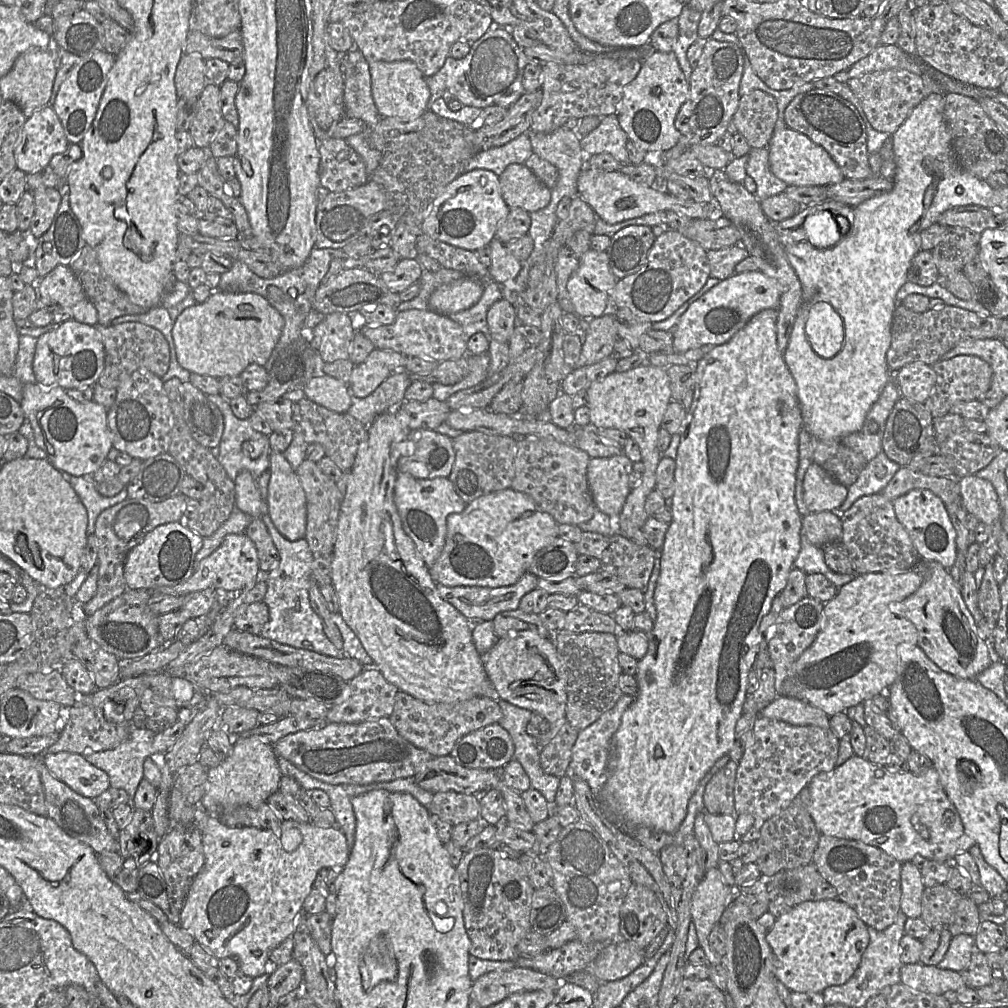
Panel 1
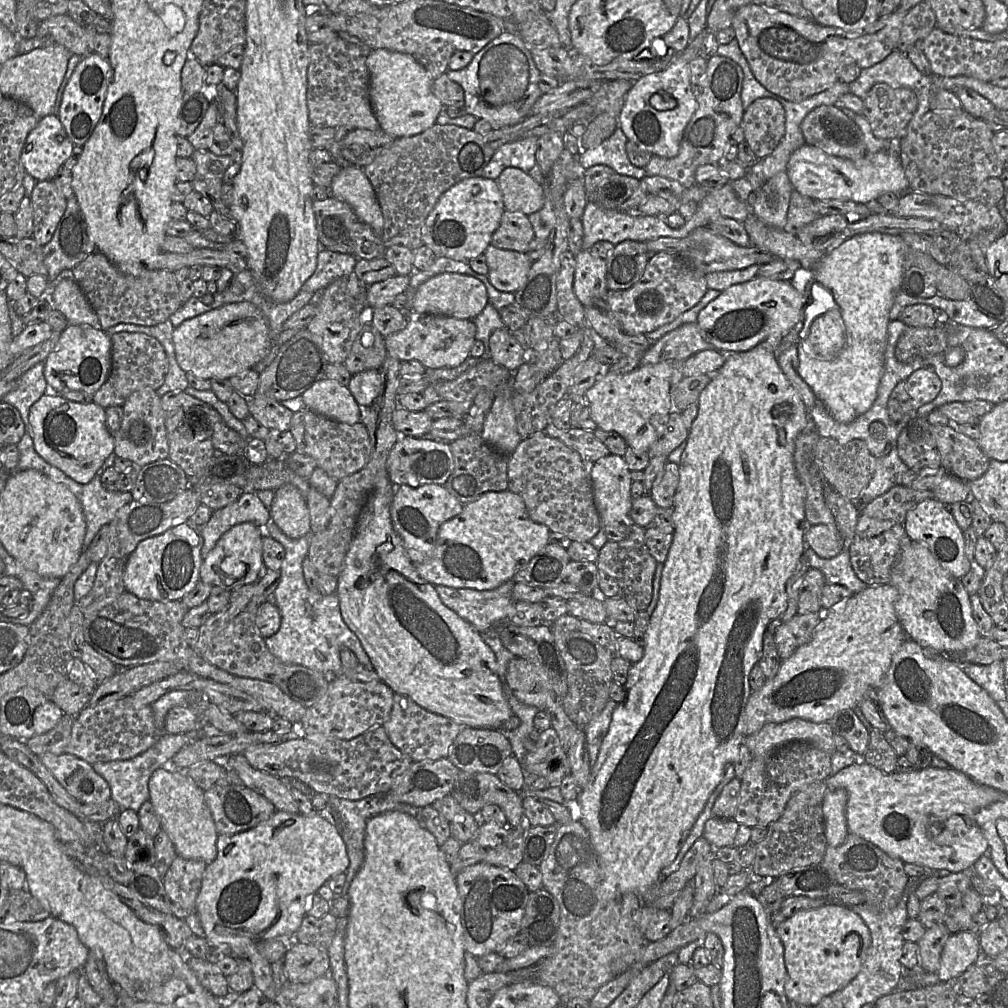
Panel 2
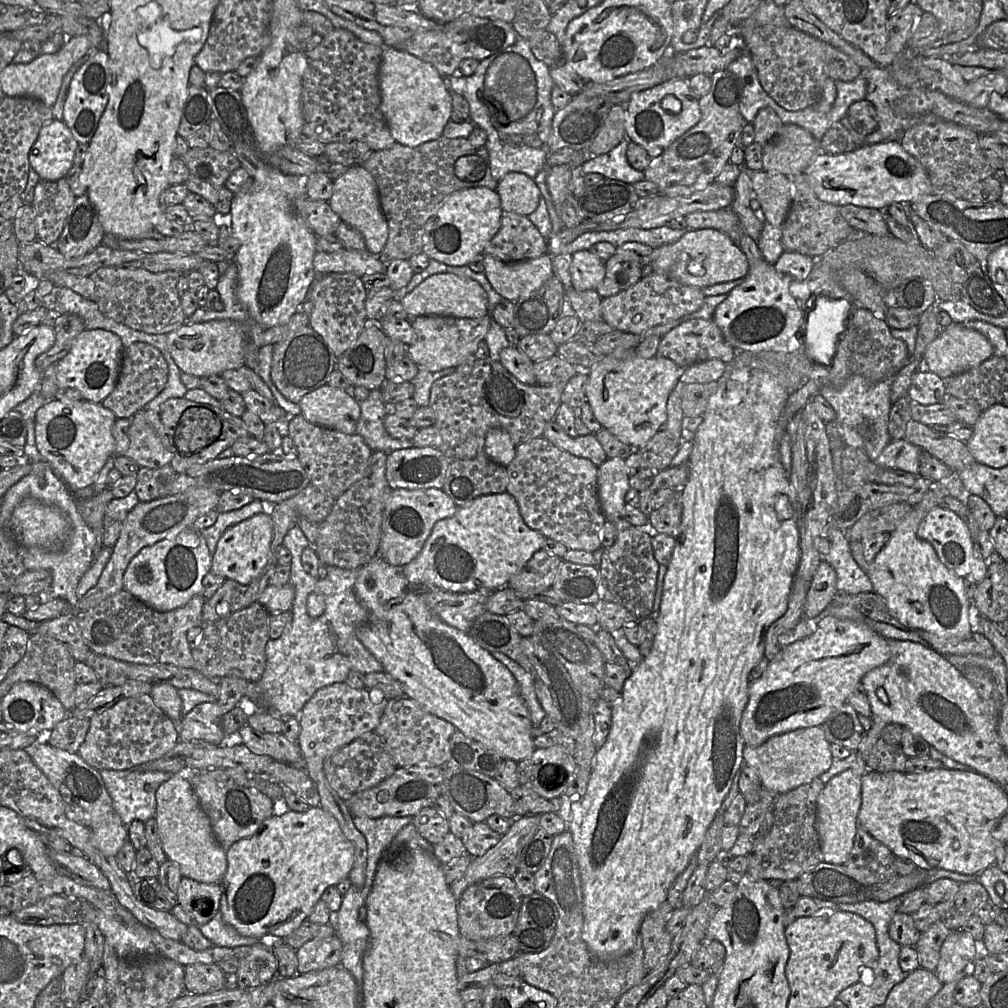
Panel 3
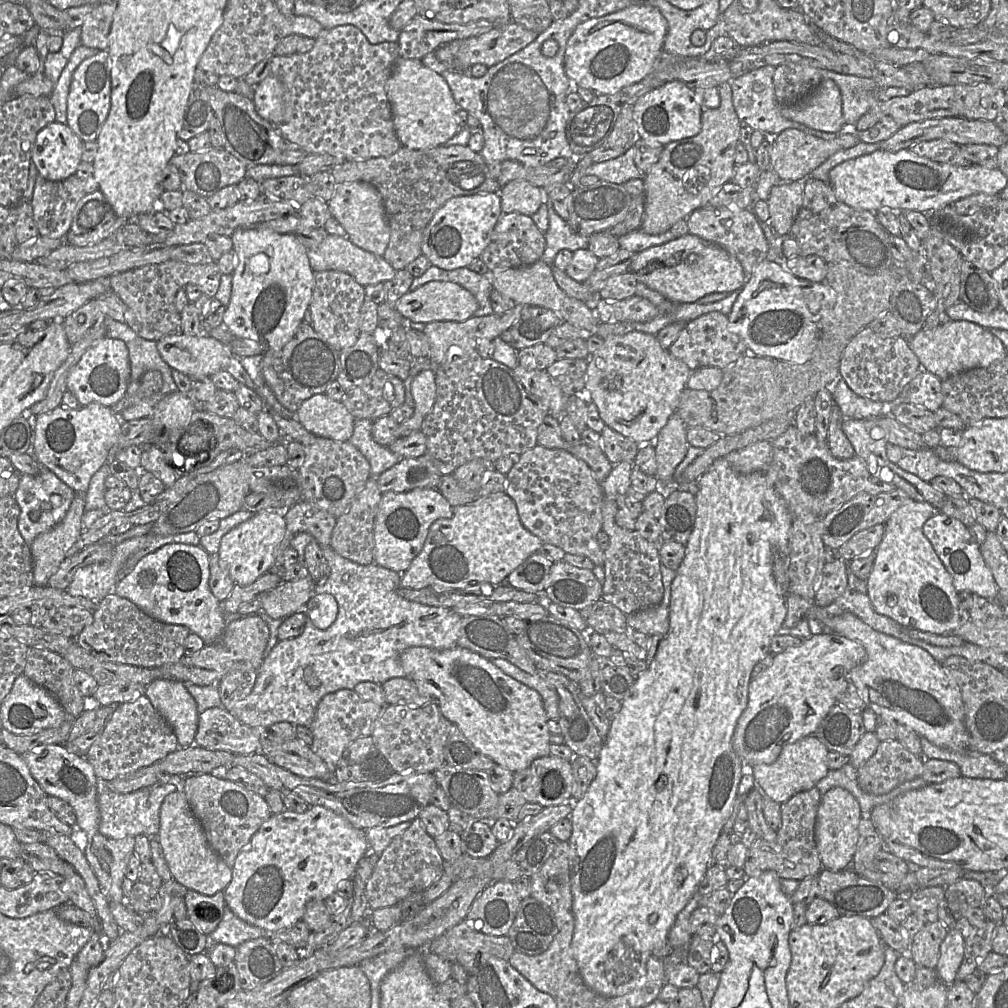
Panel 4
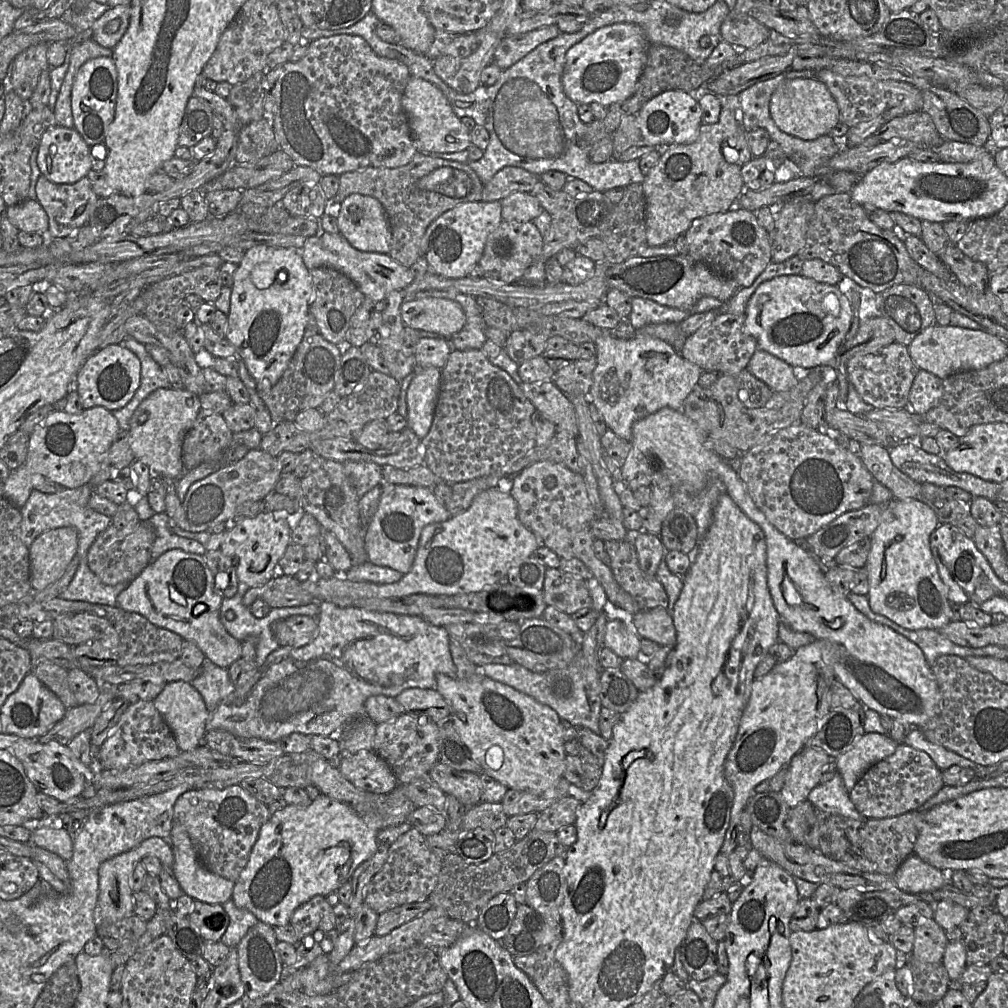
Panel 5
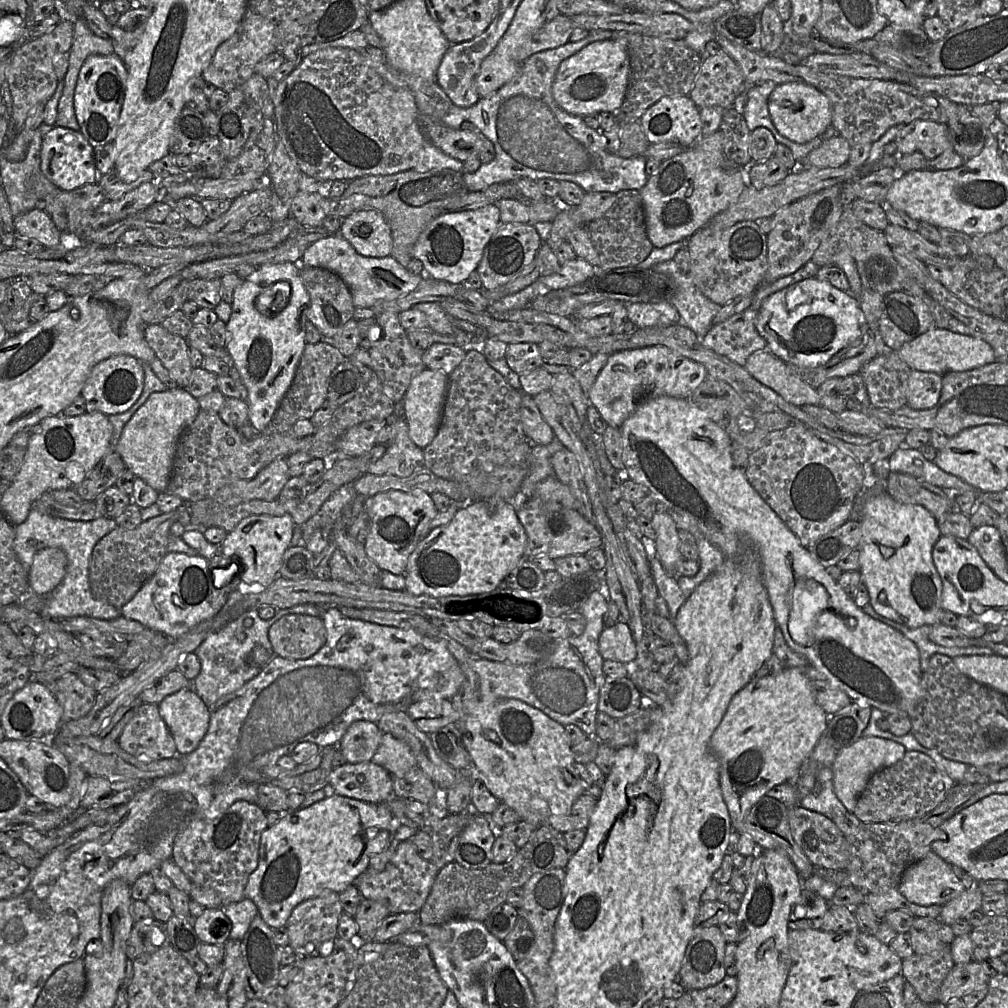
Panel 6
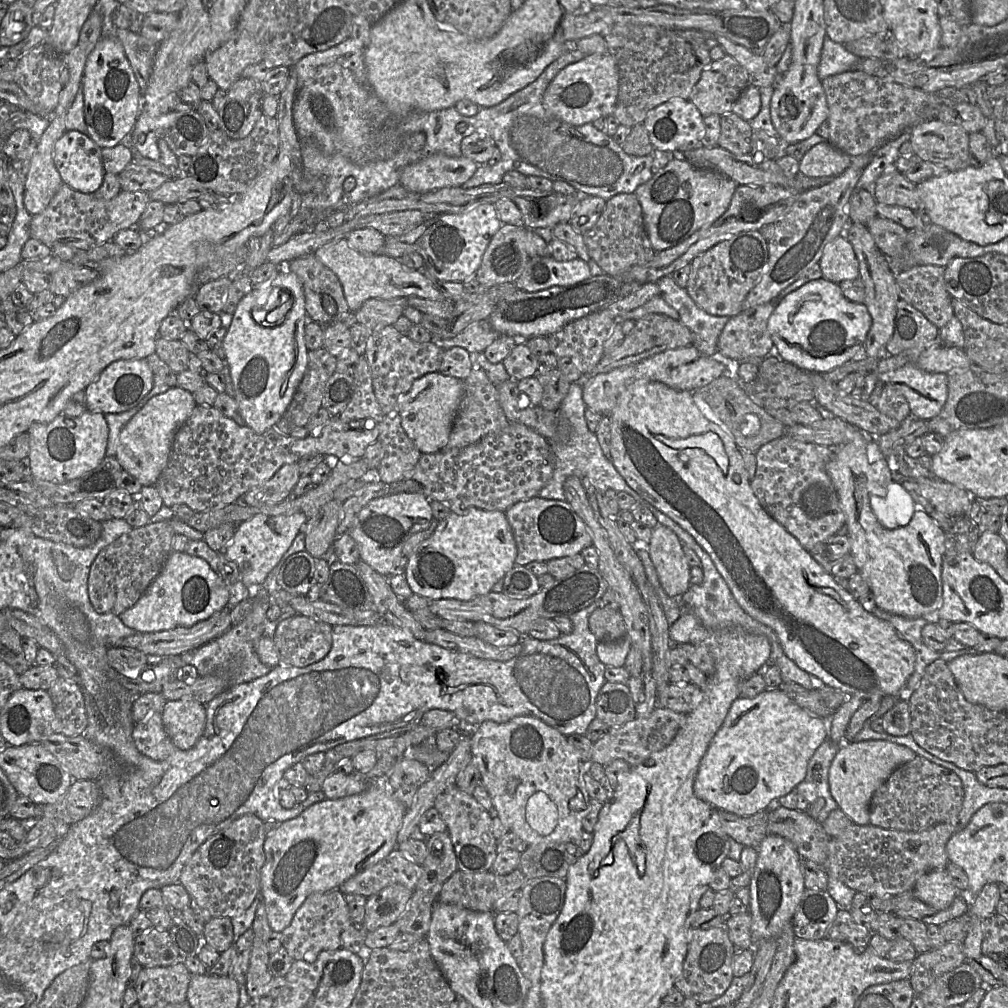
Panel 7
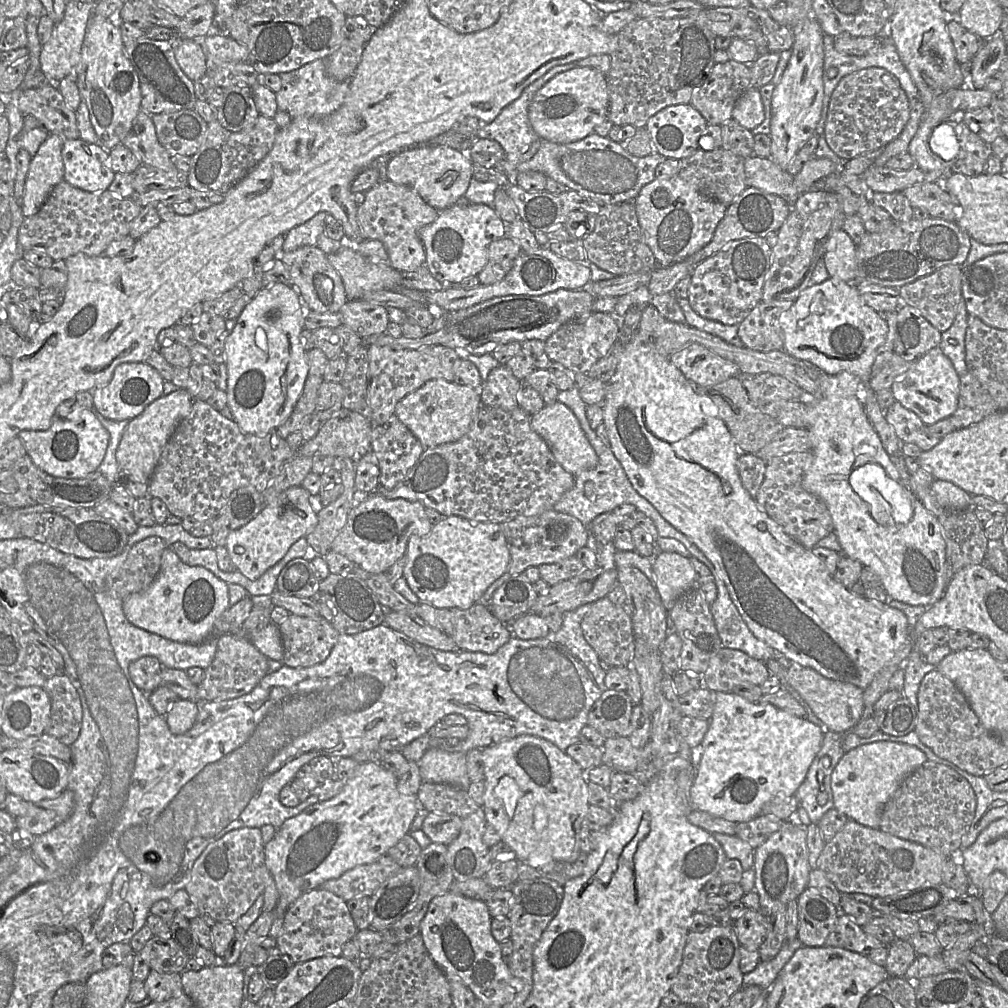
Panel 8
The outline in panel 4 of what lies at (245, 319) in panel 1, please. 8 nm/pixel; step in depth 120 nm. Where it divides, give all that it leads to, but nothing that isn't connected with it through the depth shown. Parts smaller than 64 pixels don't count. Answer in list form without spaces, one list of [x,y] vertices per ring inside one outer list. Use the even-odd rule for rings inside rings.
[[[171,334],[157,341],[162,359],[190,376],[211,375],[225,369],[231,355],[228,347],[209,335]]]

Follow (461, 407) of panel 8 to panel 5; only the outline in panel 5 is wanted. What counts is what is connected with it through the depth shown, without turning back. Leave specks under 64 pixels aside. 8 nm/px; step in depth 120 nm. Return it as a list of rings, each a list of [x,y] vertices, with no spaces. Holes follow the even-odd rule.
[[[417,368],[407,391],[407,426],[424,439],[432,426],[439,397],[441,369]]]

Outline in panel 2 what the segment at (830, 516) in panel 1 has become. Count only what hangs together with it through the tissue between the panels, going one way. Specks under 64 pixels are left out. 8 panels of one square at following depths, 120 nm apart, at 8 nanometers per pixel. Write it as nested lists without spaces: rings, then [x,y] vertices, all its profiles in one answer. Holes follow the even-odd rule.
[[[827,524],[808,525],[805,532],[806,546],[822,558],[838,555],[846,545],[837,526]]]

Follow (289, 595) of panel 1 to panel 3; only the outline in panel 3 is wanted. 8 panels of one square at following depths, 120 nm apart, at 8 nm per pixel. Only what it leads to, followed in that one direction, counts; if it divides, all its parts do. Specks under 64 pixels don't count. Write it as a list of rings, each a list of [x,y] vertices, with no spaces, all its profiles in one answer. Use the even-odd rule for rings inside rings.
[[[298,525],[291,527],[283,539],[282,545],[292,556],[288,582],[295,590],[290,610],[292,620],[279,638],[269,639],[267,642],[265,670],[256,682],[259,693],[257,710],[268,711],[281,718],[298,717],[317,690],[346,681],[350,671],[358,671],[364,675],[384,671],[382,664],[357,637],[357,628],[368,618],[367,609],[354,592],[358,569],[326,566],[328,573],[325,578],[310,576],[304,570],[301,560],[302,552],[309,544]],[[310,594],[319,594],[325,599],[325,611],[317,618],[310,617],[307,612],[307,599]]]

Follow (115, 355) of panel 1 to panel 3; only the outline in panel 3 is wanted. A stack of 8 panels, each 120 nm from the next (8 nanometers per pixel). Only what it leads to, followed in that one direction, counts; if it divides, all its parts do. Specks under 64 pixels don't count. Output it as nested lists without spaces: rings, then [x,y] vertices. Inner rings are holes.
[[[133,343],[124,348],[115,388],[101,404],[110,409],[117,418],[131,419],[164,389],[167,380],[168,365],[162,353],[150,344]]]

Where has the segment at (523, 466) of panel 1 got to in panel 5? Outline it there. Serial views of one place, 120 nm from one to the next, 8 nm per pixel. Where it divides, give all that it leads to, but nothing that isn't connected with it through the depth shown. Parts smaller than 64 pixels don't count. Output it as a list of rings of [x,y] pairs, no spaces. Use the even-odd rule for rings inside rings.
[[[550,460],[538,461],[511,477],[510,494],[518,505],[520,521],[538,536],[538,541],[561,559],[578,558],[583,561],[603,586],[609,601],[616,606],[632,615],[643,610],[615,580],[610,566],[603,563],[594,552],[595,538],[591,532],[591,524],[596,513],[588,498],[581,473]]]

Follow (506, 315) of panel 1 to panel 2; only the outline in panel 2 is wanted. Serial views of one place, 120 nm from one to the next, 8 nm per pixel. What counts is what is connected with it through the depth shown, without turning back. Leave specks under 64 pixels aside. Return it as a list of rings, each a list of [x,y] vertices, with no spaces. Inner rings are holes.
[[[504,327],[495,330],[489,339],[491,359],[498,365],[515,372],[525,361],[525,348]]]

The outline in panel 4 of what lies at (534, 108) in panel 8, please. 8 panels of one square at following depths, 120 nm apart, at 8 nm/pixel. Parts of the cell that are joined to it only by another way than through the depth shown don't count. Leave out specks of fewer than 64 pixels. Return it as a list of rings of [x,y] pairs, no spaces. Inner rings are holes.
[[[633,2],[630,6],[603,17],[579,24],[566,45],[564,69],[578,86],[595,94],[615,94],[642,81],[663,55],[668,23],[653,5]]]

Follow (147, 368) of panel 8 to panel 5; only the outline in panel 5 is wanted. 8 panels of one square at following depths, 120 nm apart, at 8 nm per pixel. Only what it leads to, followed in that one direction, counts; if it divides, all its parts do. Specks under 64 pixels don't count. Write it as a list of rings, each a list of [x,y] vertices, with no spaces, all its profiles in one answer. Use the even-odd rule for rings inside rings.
[[[111,344],[97,349],[85,360],[75,376],[76,391],[84,409],[103,406],[110,411],[116,411],[132,399],[140,382],[140,360],[121,344]]]

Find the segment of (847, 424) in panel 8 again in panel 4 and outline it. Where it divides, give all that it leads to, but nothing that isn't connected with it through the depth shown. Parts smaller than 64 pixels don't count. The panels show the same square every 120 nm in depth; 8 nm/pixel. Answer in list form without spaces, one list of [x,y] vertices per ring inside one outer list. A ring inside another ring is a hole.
[[[911,500],[888,518],[885,534],[875,550],[875,561],[867,577],[867,594],[879,614],[908,628],[941,634],[953,632],[962,619],[958,609],[959,592],[923,533],[924,523],[936,511],[927,502]]]

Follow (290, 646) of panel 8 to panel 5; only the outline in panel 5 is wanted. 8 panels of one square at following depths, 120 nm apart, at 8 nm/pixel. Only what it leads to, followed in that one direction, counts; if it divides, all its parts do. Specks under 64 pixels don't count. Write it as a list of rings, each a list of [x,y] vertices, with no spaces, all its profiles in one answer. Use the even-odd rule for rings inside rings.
[[[292,615],[271,624],[271,631],[279,646],[299,648],[309,644],[318,635],[318,618]]]

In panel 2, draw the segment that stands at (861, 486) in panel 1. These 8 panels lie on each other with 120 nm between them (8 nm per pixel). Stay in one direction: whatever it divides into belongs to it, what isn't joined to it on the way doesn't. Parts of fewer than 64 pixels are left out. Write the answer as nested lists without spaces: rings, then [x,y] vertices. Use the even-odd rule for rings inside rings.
[[[893,447],[888,454],[878,458],[873,477],[861,492],[857,502],[859,510],[861,511],[865,504],[896,485],[896,476],[908,470],[908,466],[899,457],[896,447]]]

